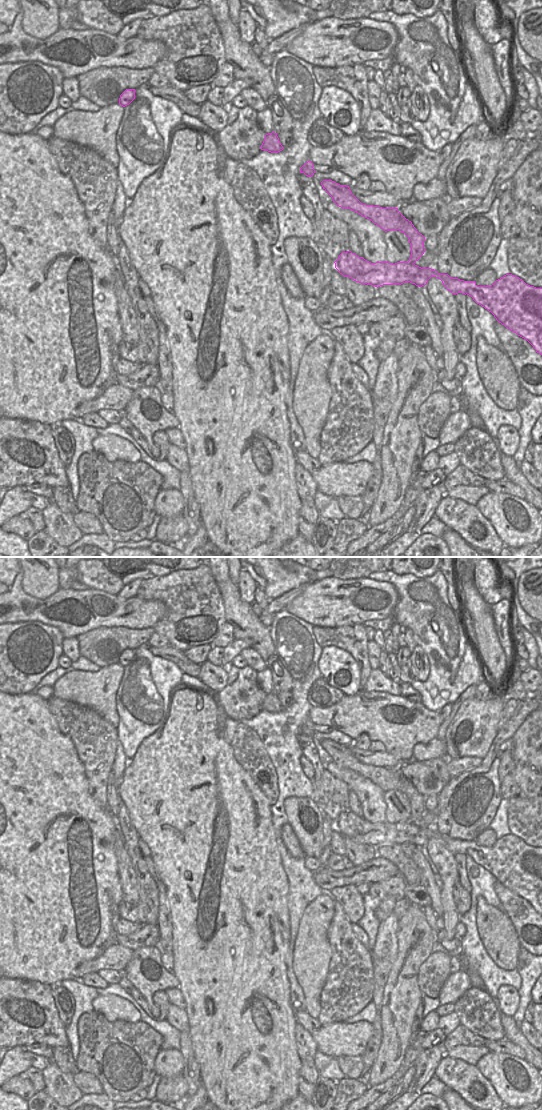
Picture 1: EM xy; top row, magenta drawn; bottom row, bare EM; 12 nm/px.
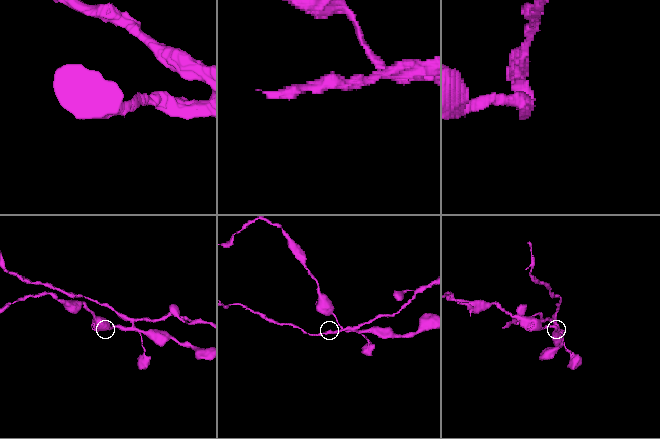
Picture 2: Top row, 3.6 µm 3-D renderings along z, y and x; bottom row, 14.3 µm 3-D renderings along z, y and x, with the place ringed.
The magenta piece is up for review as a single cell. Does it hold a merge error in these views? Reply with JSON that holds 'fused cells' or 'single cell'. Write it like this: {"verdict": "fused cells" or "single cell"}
{"verdict": "fused cells"}

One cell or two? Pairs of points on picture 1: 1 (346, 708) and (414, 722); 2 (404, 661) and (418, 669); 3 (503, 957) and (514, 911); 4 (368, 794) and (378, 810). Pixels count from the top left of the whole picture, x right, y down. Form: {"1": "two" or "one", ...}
{"1": "one", "2": "two", "3": "two", "4": "one"}

